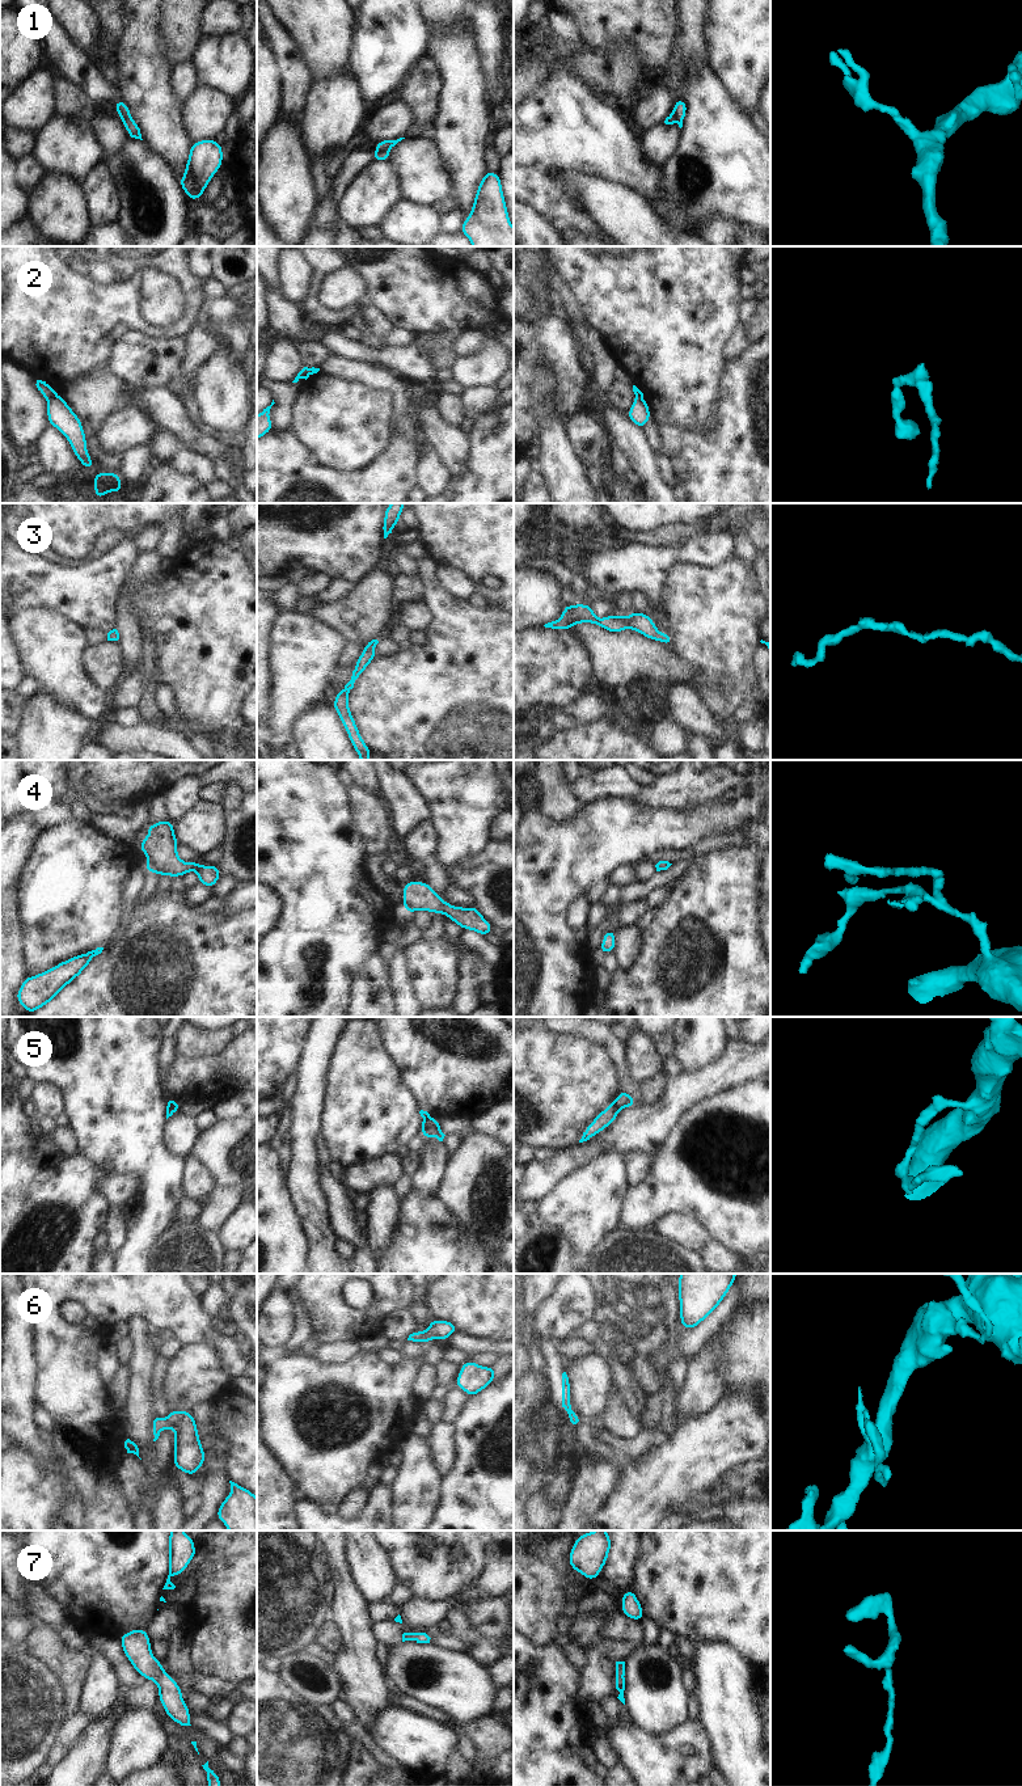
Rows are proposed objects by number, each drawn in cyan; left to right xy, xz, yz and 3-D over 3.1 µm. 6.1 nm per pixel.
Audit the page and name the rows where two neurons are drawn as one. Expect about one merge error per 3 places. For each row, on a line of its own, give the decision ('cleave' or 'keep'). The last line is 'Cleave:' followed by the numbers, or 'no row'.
1: keep
2: cleave
3: keep
4: keep
5: cleave
6: keep
7: keep
Cleave: 2, 5

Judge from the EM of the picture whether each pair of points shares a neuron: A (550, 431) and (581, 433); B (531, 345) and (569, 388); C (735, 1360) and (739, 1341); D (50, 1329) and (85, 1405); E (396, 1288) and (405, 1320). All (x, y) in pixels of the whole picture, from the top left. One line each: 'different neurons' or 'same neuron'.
A: different neurons
B: same neuron
C: same neuron
D: same neuron
E: different neurons

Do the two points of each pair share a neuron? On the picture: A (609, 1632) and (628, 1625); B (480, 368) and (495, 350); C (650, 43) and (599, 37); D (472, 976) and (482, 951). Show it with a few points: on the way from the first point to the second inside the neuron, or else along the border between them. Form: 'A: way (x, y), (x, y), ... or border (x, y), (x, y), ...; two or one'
A: way (613, 1630), (624, 1628); one
B: way (484, 364), (494, 354); one
C: way (637, 36), (632, 33), (612, 33); one
D: border (459, 951), (473, 951), (490, 965), (498, 967); two

